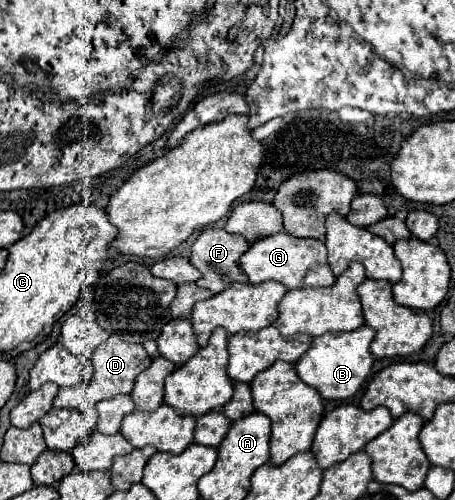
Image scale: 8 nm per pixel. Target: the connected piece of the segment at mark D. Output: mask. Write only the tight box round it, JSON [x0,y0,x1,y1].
[53,334,151,410]

